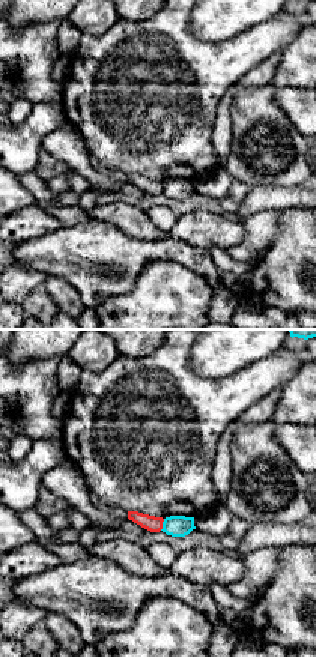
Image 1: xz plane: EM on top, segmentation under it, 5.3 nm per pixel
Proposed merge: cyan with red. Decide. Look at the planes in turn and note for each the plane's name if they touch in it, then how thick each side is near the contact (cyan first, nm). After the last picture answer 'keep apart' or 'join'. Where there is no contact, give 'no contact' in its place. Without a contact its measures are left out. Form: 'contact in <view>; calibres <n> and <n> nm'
contact in xz; calibres 110 and 90 nm

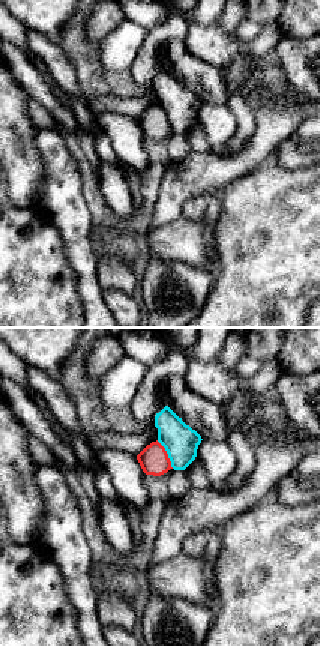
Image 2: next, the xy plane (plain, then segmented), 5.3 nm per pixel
contact in xy; calibres 190 and 160 nm

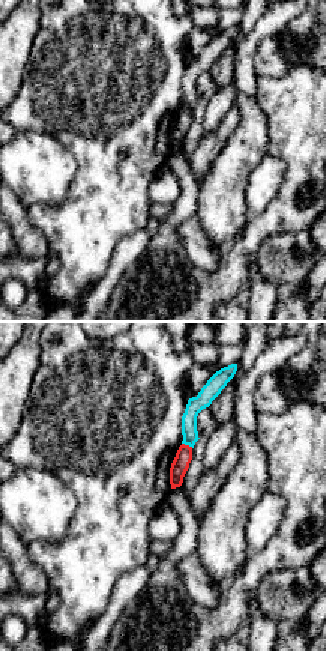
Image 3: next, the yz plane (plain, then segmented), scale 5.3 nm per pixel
contact in yz; calibres 90 and 90 nm

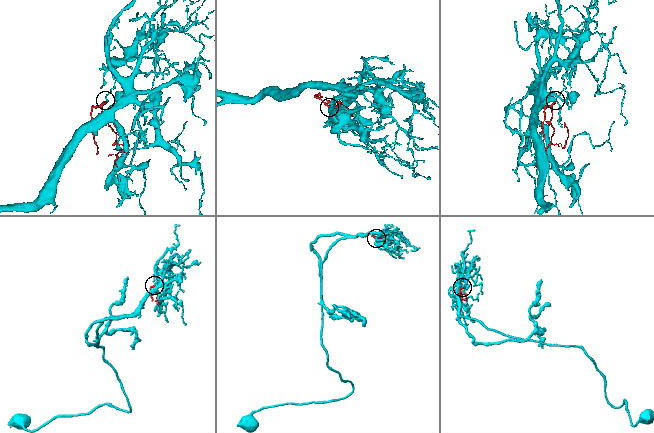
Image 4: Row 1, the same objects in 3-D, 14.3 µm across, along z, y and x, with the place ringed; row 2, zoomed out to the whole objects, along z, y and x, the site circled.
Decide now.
keep apart

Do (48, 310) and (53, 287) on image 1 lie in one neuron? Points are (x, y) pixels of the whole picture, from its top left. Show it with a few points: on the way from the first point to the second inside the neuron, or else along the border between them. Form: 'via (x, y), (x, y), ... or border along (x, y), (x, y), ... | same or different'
via (48, 304), (51, 293) | same

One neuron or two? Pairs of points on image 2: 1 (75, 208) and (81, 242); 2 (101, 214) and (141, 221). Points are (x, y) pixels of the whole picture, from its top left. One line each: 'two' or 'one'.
1: one
2: one

